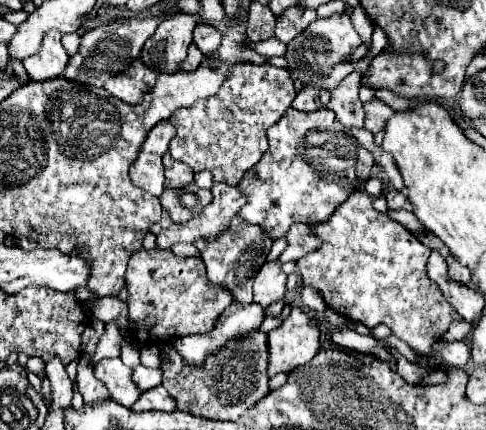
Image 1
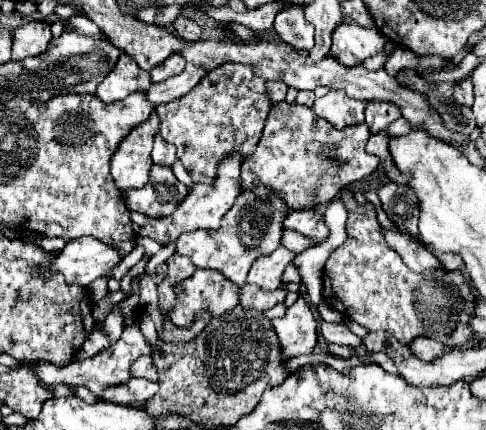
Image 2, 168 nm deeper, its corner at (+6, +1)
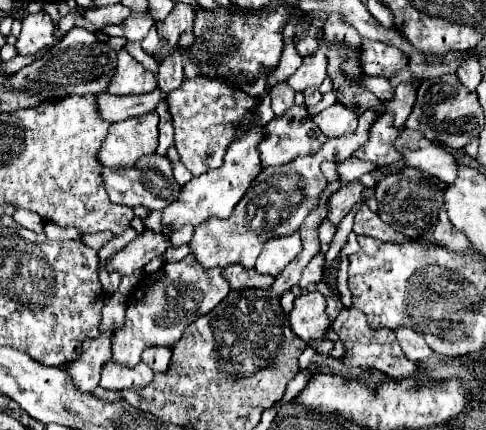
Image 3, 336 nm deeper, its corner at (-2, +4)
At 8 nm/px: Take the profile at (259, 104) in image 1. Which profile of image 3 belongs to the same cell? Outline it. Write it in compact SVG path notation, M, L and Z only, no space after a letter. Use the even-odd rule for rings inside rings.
M198 76L194 80L184 80L180 88L168 94L166 98L172 120L174 120L174 140L176 150L182 158L182 164L194 174L200 176L212 168L218 168L224 162L226 148L240 136L244 136L252 126L258 124L258 96L248 96L244 90L224 82L210 80L206 76ZM248 118L248 124L240 126L240 122Z

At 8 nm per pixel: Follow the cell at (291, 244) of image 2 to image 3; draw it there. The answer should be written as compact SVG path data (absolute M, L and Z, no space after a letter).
M324 220L324 224L320 224L320 228L318 228L318 240L320 240L322 244L328 244L328 242L334 238L334 234L336 234L336 226L334 226L334 224L328 224L328 222Z

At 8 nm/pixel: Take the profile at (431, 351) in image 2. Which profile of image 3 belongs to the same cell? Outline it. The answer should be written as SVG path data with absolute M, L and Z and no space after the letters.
M396 328L394 332L396 332L398 344L402 346L408 360L422 362L432 356L432 348L428 348L426 340L418 332L414 332L412 328Z

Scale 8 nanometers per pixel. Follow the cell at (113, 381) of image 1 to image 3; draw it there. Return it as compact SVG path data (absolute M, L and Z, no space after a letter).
M192 254L180 262L164 264L158 272L148 274L140 284L144 286L134 288L132 296L128 298L124 328L112 334L112 360L128 366L136 366L142 352L150 346L174 346L188 324L216 308L216 304L220 304L220 300L224 300L224 296L230 292L222 270L204 268Z

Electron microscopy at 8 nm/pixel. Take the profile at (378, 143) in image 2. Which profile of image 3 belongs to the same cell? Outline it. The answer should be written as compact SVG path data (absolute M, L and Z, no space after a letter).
M404 128L396 138L396 150L402 154L406 166L420 168L428 176L434 176L446 184L456 180L456 160L452 154L436 148L426 136L420 136L420 132Z

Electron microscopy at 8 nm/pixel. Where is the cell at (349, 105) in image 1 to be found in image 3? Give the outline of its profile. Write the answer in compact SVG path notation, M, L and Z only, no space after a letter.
M338 102L322 110L320 114L316 114L314 122L328 138L334 138L334 136L344 136L354 132L358 118L356 118L356 112L352 112L352 108L344 108L344 104Z

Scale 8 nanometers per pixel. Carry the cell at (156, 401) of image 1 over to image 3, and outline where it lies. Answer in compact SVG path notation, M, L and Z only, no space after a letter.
M110 360L102 368L100 386L104 390L120 392L120 390L128 390L128 388L144 388L152 382L152 378L154 378L154 372L144 362L140 362L134 368L128 368L124 364Z

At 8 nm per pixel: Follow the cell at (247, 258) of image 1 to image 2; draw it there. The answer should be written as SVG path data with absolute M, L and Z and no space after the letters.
M256 187L256 189L246 189L242 195L236 199L232 209L224 215L220 229L216 231L192 231L180 235L176 241L176 253L190 257L190 261L200 267L200 269L218 269L222 271L228 279L232 279L236 285L246 283L248 267L252 261L276 245L280 245L282 233L284 233L284 219L288 213L282 211L286 207L286 201L278 195L278 191L270 193L268 187Z

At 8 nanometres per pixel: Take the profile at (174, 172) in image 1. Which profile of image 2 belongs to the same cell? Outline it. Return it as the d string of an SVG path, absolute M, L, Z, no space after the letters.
M156 133L156 137L154 137L154 149L152 149L152 161L170 167L176 159L178 159L178 157L176 157L176 149L174 149L170 143L166 143L166 141L160 137L160 133Z

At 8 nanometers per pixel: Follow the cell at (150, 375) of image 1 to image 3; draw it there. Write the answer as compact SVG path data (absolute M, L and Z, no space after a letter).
M148 348L142 352L142 362L148 364L154 372L166 372L170 364L172 348Z

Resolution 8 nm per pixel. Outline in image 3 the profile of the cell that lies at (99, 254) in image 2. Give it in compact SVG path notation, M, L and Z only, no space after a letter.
M144 230L140 238L132 240L128 246L114 252L114 256L106 262L108 270L116 270L124 276L132 276L136 270L144 268L152 258L162 256L170 246L170 240L164 234L154 234Z

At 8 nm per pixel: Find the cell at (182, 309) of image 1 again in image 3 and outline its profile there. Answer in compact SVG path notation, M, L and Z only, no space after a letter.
M240 264L224 268L224 278L230 284L230 290L244 290L244 288L270 288L274 278L258 274L256 270L246 270Z

